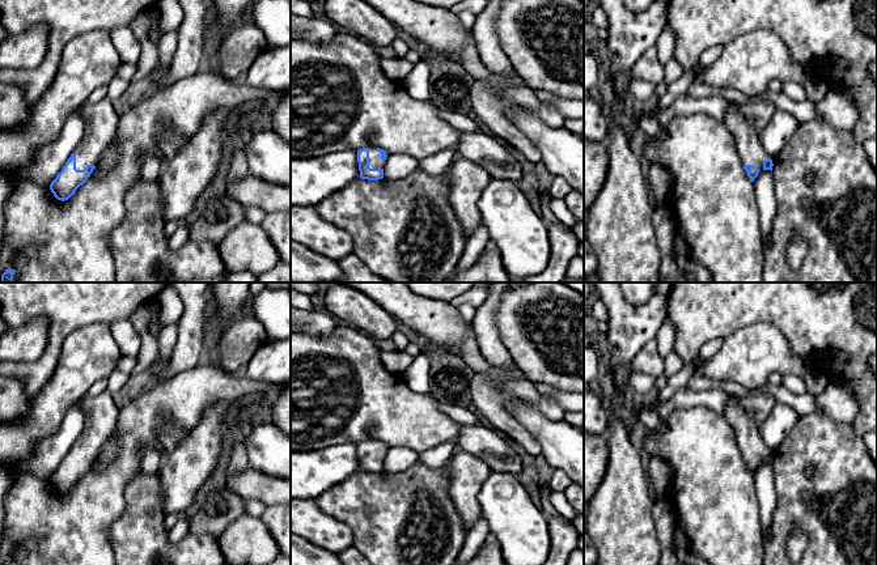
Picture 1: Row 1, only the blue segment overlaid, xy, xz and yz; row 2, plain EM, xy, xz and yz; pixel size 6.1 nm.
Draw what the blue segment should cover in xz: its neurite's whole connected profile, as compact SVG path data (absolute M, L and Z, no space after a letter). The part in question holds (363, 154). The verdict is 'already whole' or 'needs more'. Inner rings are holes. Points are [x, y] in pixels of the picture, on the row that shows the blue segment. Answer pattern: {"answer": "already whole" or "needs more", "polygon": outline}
{"answer": "needs more", "polygon": "M363 148L357 150L360 178L368 180L382 179L384 167L389 156L380 148Z"}

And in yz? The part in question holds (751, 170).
{"answer": "needs more", "polygon": "M754 101L745 105L732 103L725 111L724 123L736 141L737 153L751 182L761 170L772 171L772 160L764 153L759 133L776 110L770 101Z"}

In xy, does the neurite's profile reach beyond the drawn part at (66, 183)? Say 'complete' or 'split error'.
split error

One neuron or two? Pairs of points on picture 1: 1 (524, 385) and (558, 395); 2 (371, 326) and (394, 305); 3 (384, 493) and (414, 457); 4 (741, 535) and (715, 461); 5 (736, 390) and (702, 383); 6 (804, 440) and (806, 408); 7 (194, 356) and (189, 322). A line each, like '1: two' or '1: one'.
1: two
2: two
3: two
4: one
5: one
6: two
7: one

